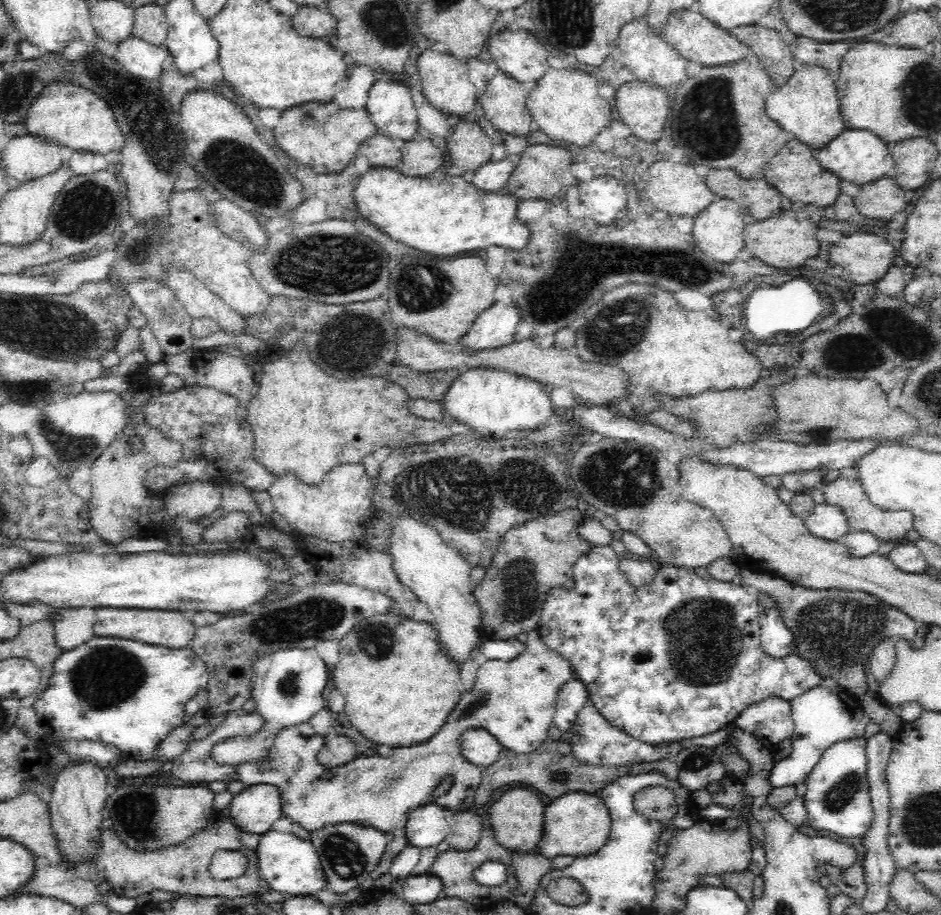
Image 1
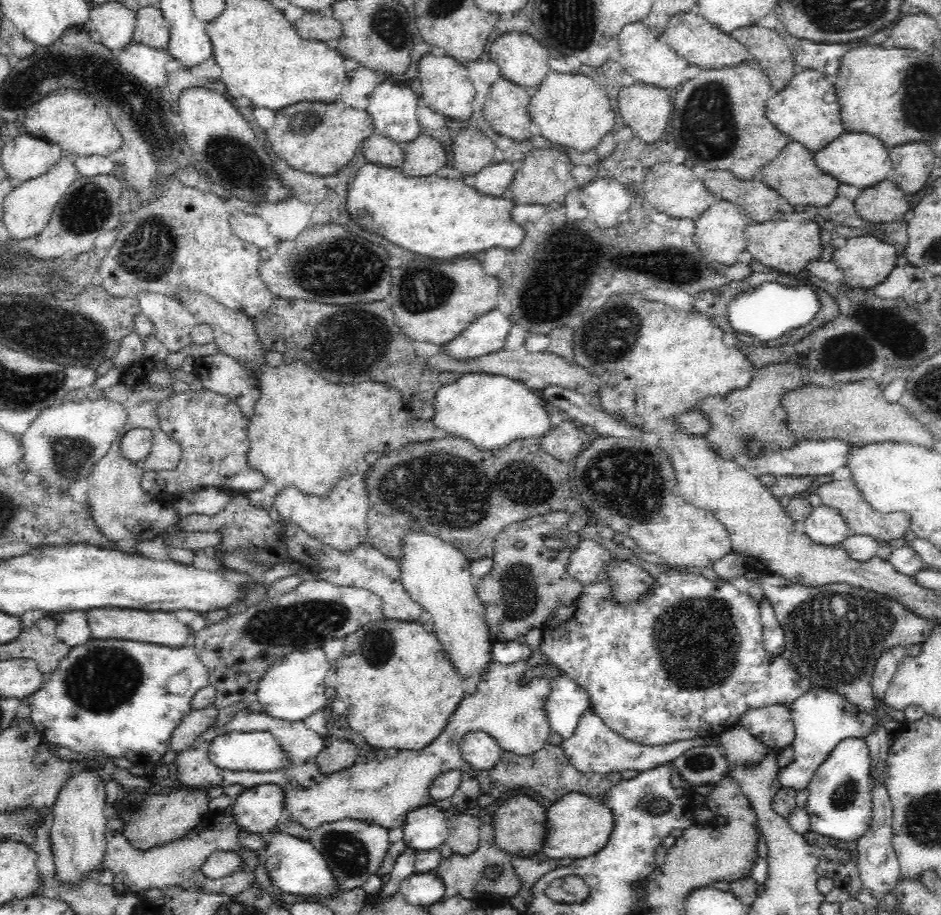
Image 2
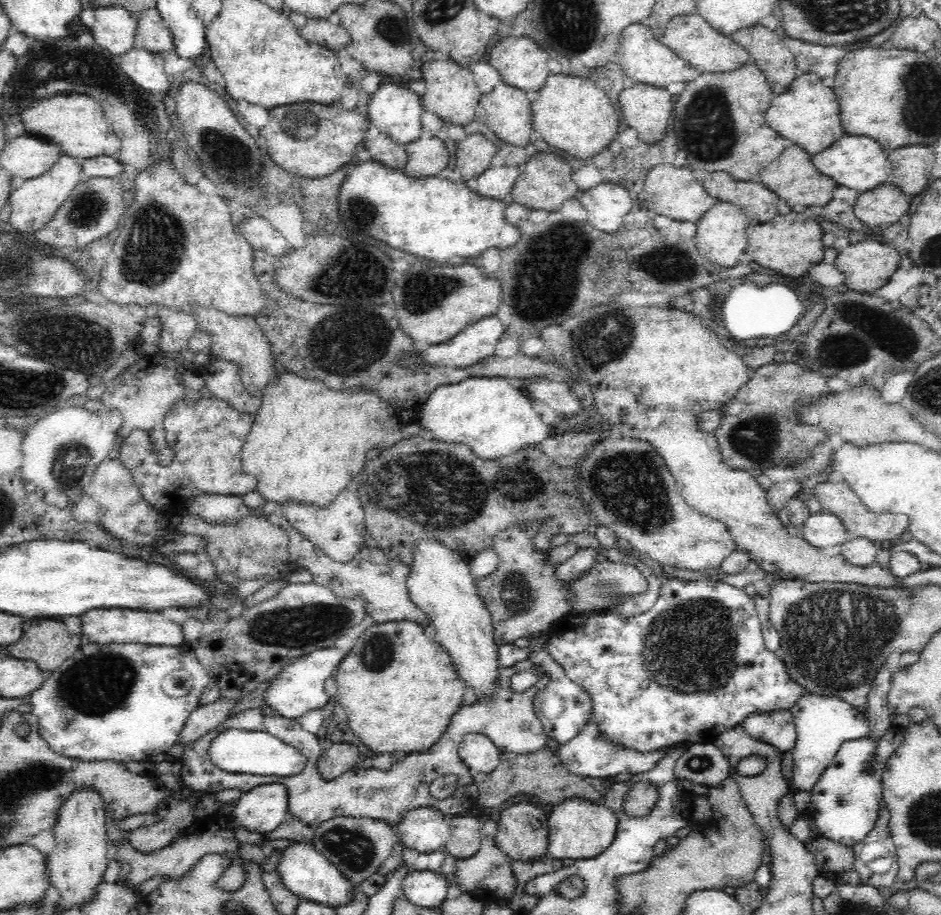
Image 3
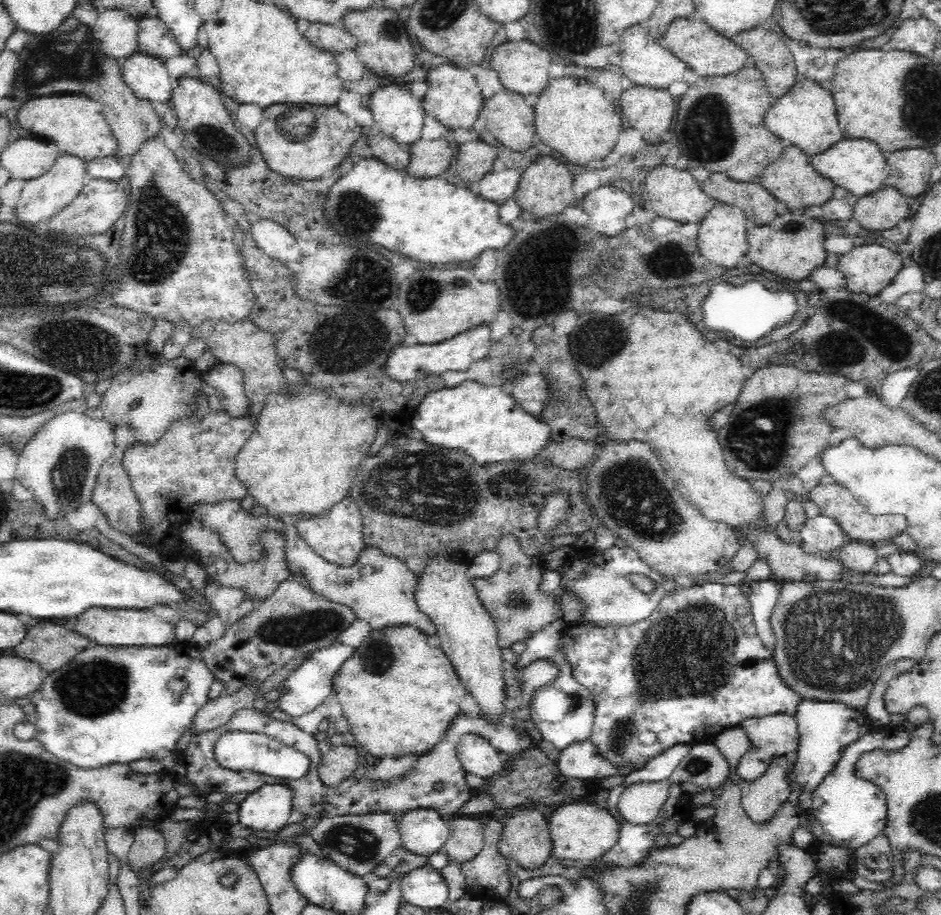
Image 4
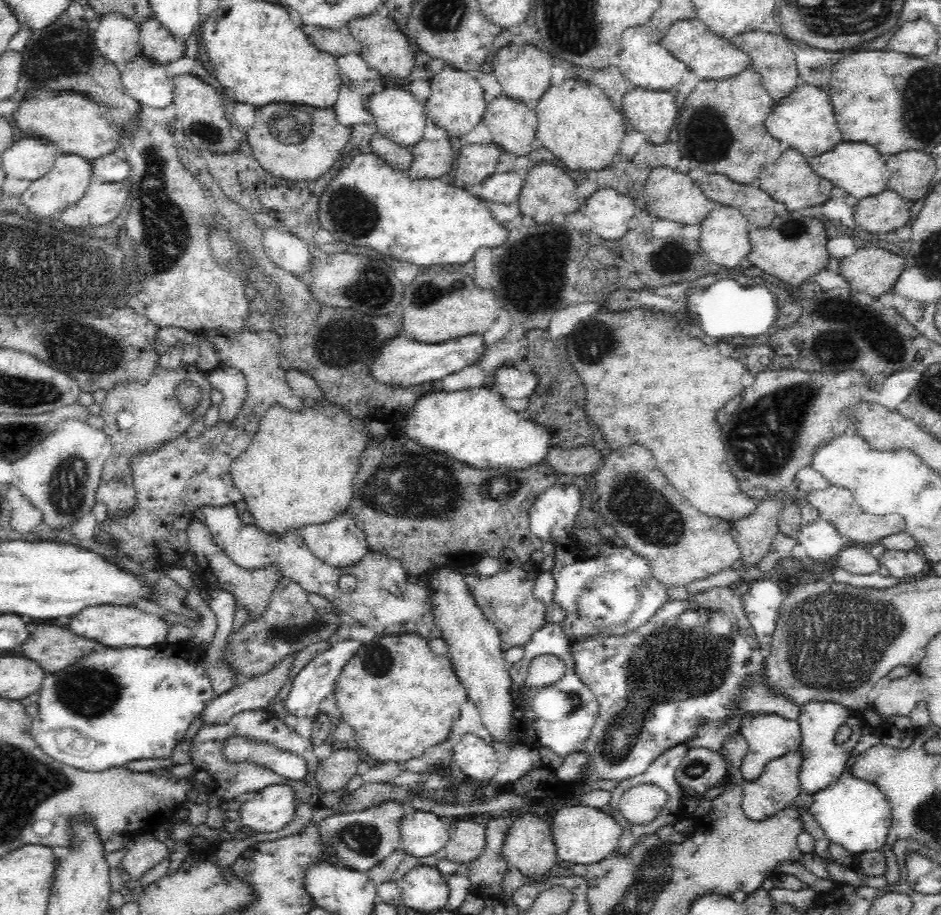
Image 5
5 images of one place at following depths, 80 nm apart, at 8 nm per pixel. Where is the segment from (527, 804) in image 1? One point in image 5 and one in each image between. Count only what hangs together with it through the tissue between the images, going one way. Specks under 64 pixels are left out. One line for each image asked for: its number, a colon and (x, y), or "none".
2: (520, 825)
3: (523, 833)
4: (526, 841)
5: (529, 846)

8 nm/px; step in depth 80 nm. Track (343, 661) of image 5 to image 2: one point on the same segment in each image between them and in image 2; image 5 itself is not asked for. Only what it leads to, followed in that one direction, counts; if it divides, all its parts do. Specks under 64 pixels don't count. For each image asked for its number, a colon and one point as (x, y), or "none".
2: (292, 688)
3: (298, 688)
4: (313, 680)

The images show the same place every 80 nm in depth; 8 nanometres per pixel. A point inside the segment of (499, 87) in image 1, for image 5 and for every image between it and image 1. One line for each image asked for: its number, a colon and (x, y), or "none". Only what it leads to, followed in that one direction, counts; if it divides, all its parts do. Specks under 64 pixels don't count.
2: (505, 110)
3: (508, 111)
4: (510, 120)
5: (513, 126)

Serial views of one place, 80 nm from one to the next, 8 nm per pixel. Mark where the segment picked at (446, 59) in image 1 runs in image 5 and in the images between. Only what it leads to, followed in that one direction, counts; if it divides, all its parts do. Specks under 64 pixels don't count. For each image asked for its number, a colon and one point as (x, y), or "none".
2: (447, 89)
3: (452, 94)
4: (453, 98)
5: (456, 104)

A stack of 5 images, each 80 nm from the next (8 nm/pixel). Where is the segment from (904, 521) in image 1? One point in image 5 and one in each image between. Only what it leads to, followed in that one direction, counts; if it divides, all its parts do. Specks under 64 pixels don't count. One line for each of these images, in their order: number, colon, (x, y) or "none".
2: (843, 496)
3: (838, 498)
4: (834, 500)
5: (837, 505)

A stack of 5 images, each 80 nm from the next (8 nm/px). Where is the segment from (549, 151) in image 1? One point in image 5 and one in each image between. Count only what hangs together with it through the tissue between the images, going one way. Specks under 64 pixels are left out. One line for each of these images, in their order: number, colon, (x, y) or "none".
2: (543, 178)
3: (544, 183)
4: (545, 188)
5: (547, 194)

